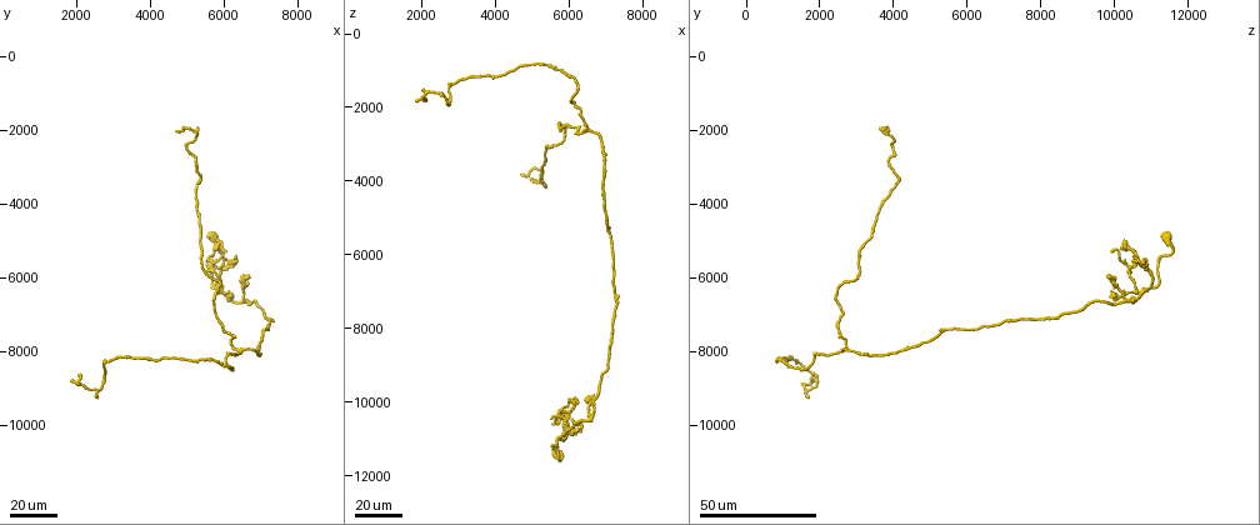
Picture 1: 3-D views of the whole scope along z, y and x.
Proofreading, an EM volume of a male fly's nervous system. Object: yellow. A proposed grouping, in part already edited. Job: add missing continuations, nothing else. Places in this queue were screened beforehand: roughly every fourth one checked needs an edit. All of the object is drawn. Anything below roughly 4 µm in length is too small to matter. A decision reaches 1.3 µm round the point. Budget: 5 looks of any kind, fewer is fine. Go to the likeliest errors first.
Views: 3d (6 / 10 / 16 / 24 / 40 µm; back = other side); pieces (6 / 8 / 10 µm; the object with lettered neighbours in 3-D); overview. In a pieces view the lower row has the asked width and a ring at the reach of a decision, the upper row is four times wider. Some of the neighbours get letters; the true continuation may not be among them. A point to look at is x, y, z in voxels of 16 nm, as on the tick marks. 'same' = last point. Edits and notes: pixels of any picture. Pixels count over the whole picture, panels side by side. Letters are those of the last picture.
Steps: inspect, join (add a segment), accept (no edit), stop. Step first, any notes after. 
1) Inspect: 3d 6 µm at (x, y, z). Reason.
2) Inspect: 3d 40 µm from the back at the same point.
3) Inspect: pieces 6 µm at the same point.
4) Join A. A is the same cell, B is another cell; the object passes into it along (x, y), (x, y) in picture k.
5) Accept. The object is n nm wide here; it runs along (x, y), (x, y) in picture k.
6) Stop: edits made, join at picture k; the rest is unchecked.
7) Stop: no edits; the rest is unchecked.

Inspect: 3d 40 µm at (4800, 2100, 3900). Long arm stops here.

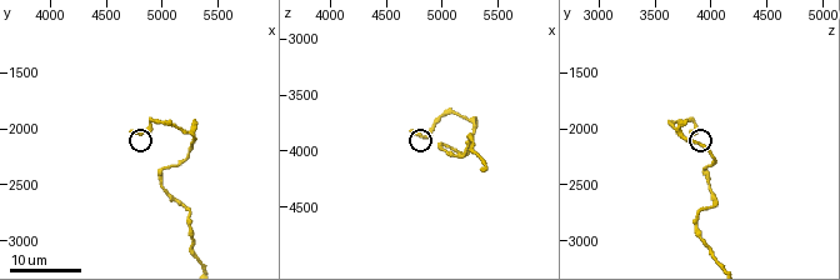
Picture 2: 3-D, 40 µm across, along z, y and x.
Inspect: pieces 6 µm at (4720, 2020, 3800).

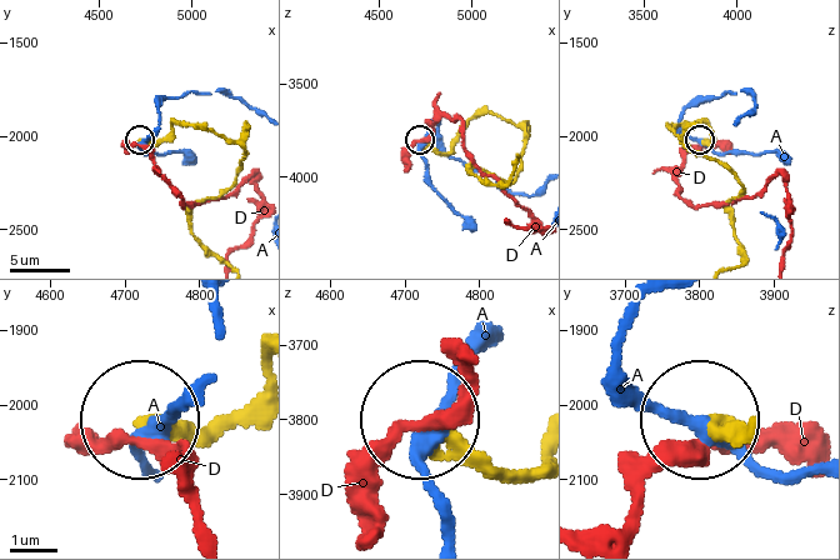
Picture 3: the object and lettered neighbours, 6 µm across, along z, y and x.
Accept. A and D are other cells; it runs along (254, 395), (219, 419), (139, 419) in picture 3; no lettered segment goes on from it.

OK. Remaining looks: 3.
Inspect: 3d 40 µm at (6100, 6400, 9900). Tapers out.

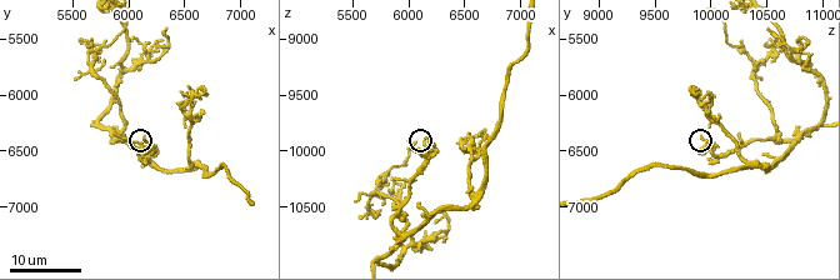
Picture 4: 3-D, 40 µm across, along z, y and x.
Inspect: pieces 10 µm at (6140, 6380, 9900). What lies round it.

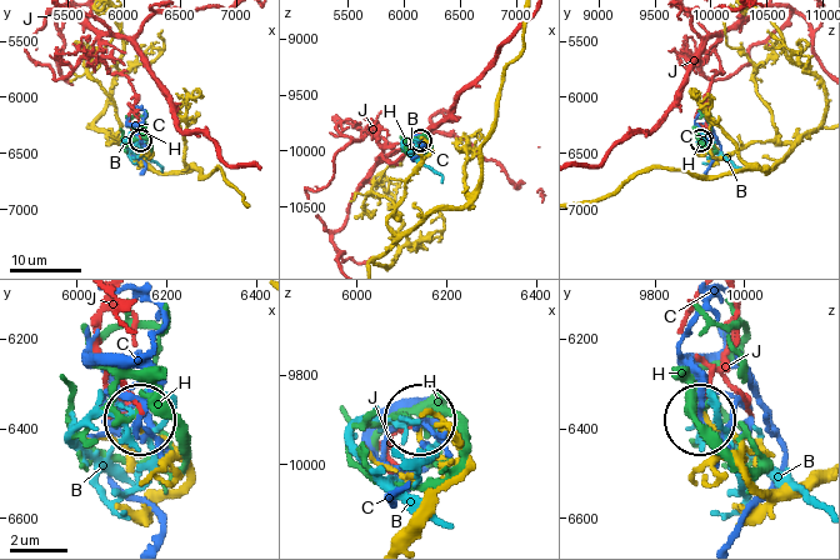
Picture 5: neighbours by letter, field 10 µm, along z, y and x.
Accept. B, C, H and J are other cells; none of them fits.

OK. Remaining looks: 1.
Stop: no edits; the rest is unchecked.

